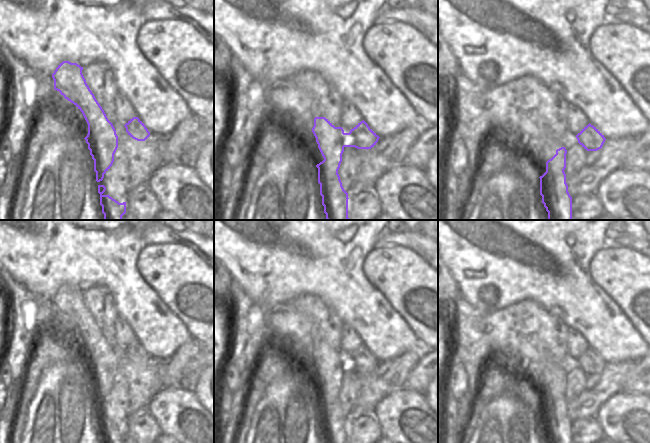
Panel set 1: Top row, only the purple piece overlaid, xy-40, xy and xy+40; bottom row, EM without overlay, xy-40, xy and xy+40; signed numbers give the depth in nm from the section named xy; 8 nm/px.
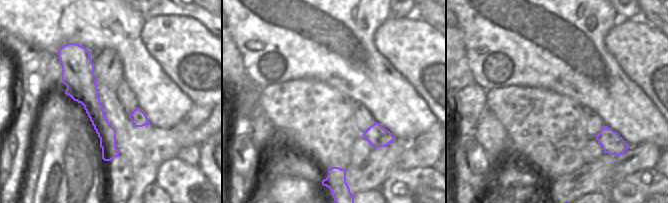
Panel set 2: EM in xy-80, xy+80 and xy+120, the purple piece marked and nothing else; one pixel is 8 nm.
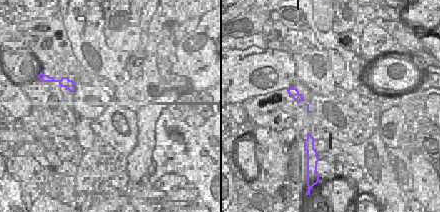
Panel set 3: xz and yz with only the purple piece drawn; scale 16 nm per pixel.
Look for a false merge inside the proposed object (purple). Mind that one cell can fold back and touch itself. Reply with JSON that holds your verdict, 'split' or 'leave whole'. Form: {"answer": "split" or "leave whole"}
{"answer": "split"}

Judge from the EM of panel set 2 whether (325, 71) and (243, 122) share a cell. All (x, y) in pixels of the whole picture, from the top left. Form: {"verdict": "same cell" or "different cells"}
{"verdict": "different cells"}

